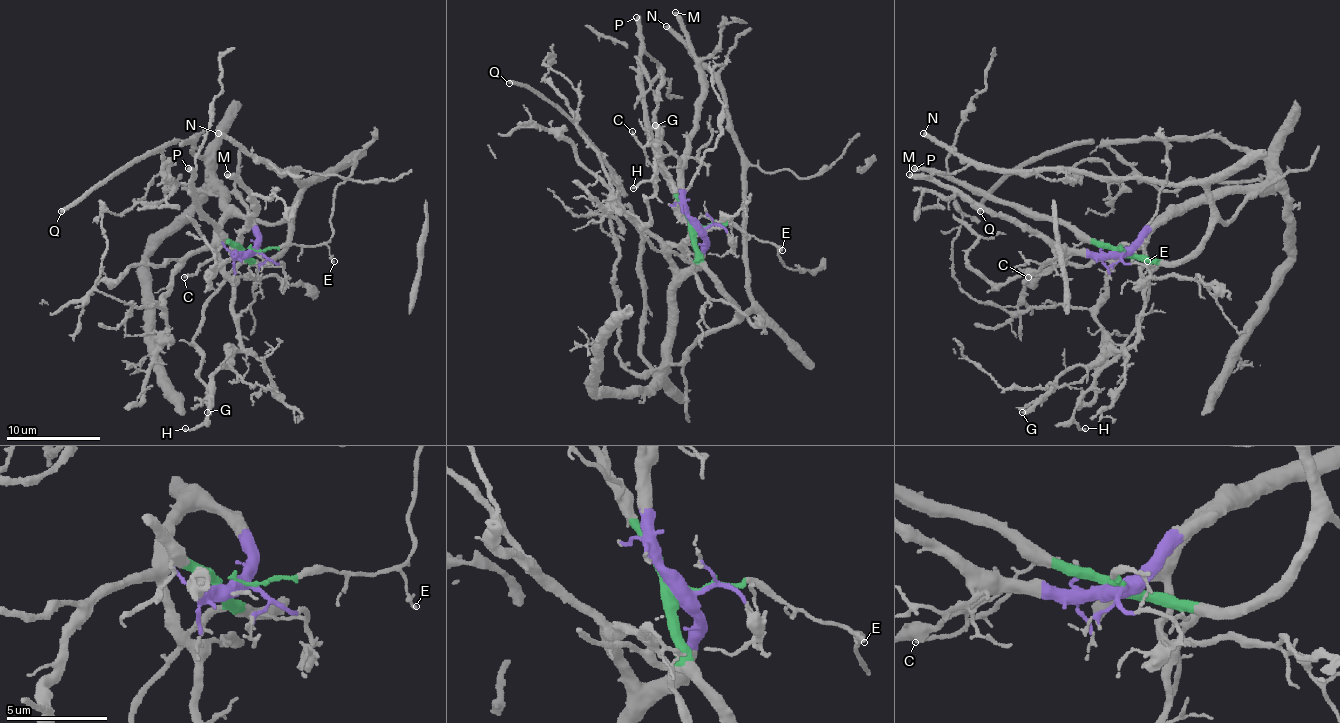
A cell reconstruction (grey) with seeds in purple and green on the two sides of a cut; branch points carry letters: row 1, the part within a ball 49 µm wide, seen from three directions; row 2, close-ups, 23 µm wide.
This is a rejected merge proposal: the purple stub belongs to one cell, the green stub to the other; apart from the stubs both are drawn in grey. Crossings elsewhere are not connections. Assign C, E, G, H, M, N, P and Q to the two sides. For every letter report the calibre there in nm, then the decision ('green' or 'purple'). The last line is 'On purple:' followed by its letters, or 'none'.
C: 170 nm | green
E: 200 nm | green
G: 380 nm | purple
H: 140 nm | green
M: 420 nm | purple
N: 400 nm | green
P: 400 nm | green
Q: 320 nm | purple
On purple: G, M, Q

